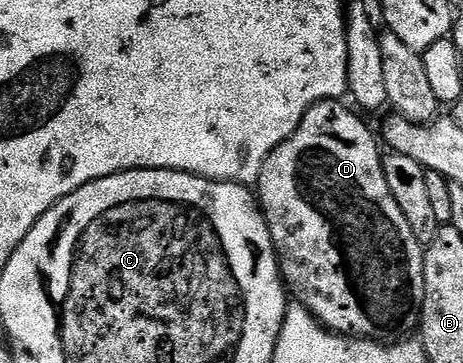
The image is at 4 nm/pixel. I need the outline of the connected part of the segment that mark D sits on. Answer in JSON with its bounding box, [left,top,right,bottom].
[257,100,425,342]

